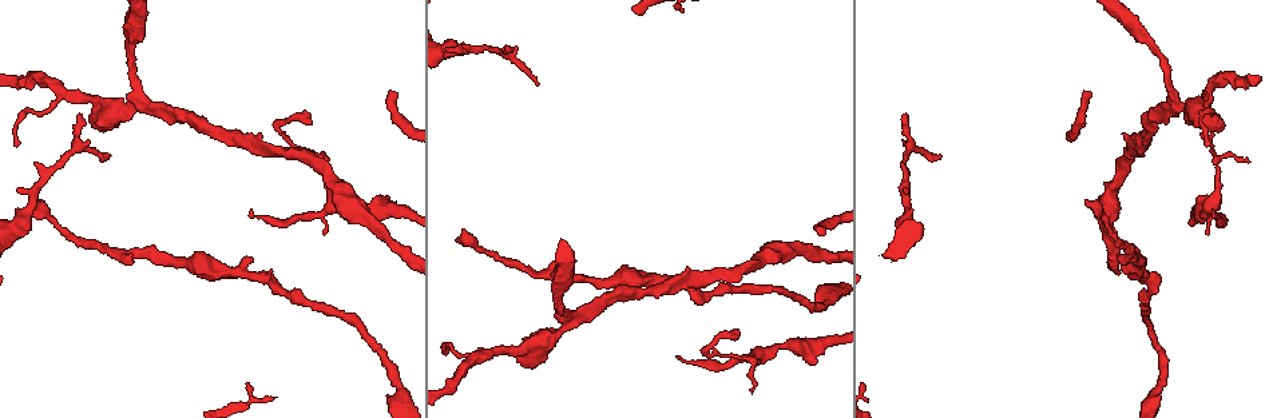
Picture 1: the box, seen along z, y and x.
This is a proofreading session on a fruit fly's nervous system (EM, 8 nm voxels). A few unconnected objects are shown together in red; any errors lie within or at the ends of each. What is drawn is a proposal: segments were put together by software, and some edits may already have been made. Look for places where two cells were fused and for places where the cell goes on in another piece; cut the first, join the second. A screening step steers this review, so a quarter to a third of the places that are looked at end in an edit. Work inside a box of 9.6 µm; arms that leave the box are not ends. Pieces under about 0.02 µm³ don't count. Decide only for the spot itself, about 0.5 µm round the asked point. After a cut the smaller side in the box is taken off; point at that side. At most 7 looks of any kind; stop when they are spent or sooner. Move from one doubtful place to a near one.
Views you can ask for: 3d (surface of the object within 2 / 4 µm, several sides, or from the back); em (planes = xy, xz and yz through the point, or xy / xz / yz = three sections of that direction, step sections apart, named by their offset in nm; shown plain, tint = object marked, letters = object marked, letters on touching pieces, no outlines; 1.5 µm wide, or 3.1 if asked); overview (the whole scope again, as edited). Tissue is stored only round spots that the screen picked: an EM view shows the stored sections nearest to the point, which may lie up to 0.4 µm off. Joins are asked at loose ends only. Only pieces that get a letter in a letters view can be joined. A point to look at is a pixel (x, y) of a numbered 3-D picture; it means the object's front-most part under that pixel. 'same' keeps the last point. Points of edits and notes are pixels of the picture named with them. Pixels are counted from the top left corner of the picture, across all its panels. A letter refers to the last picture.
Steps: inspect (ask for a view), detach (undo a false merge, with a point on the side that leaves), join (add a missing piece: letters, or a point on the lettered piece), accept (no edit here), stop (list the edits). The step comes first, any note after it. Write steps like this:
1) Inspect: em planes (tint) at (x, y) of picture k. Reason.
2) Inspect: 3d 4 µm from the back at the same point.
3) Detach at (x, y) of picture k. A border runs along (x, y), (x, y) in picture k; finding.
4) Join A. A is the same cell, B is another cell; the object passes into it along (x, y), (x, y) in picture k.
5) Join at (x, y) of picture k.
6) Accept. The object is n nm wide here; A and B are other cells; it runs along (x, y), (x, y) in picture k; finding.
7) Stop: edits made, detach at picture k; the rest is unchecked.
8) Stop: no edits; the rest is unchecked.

Inspect: em xz step 8 (tint) at (907, 114) of picture 1. Free end.

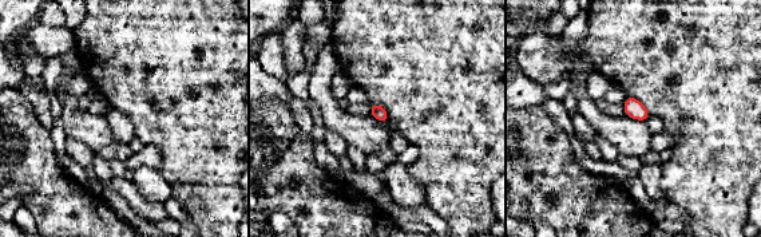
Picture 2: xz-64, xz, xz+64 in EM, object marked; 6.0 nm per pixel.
Inspect: em planes (letters) at the same point.

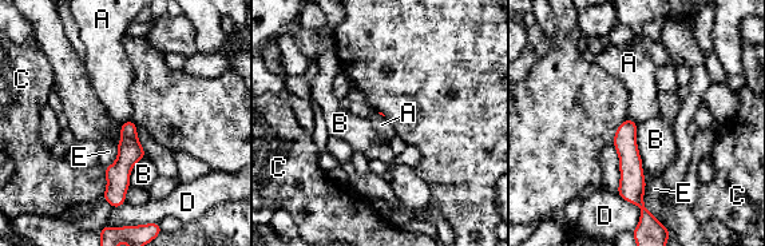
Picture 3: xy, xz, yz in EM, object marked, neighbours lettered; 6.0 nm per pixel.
Accept. A, B, C, D and E are other cells; it runs along (627, 123), (631, 190), (639, 201) in picture 3; none of them fits.

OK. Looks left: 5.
Inspect: em planes (letters) at (1084, 199) of picture 1. Tapers out.

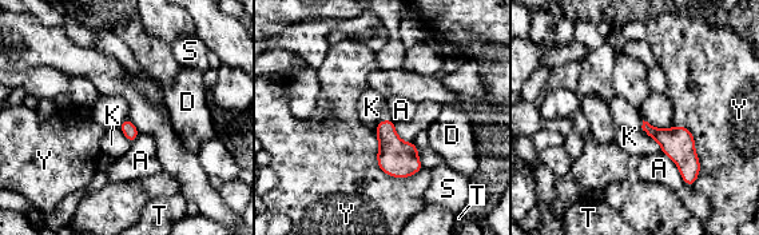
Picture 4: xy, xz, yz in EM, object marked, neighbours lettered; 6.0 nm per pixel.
Accept. The object is 80 nm wide here; A, D, K, S, T and Y are other cells; a border runs along (642, 120), (642, 128), (662, 151) in picture 4; no lettered piece goes on from it.

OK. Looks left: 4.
Inspect: 3d 2 µm at (584, 313) of picture 1. Three-way junction.

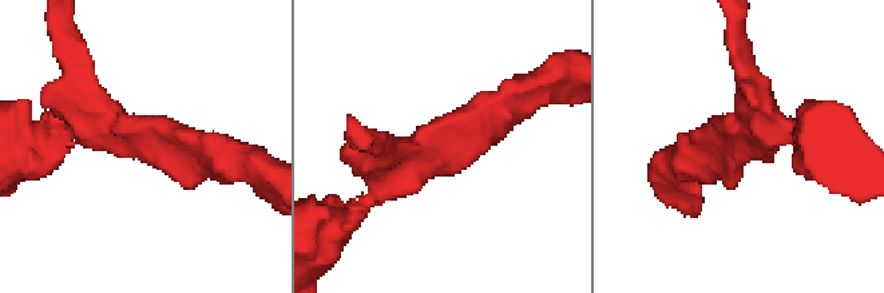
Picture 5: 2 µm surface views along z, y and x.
Inspect: em xz step 4 (tint) at (139, 143) of picture 5. 3 arms meet here; the arms are 170, 190, 220 nm wide; now the EM.

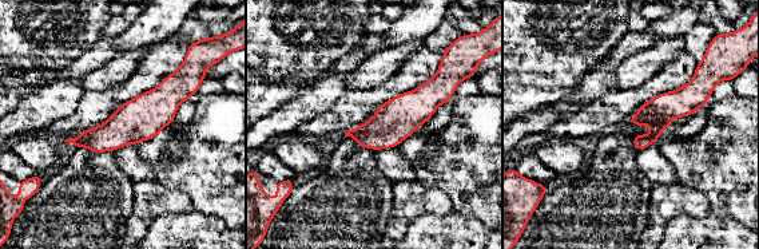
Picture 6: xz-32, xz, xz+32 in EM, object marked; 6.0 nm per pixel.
Inspect: em xy step 4 (letters) at the same point. Another direction.

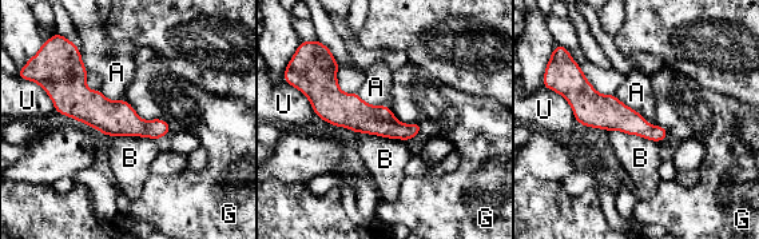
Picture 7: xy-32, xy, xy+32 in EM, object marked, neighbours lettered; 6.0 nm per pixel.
Accept. A, B, G and U are other cells; all the same cell.

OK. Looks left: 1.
Stop: no edits; the rest is unchecked.

